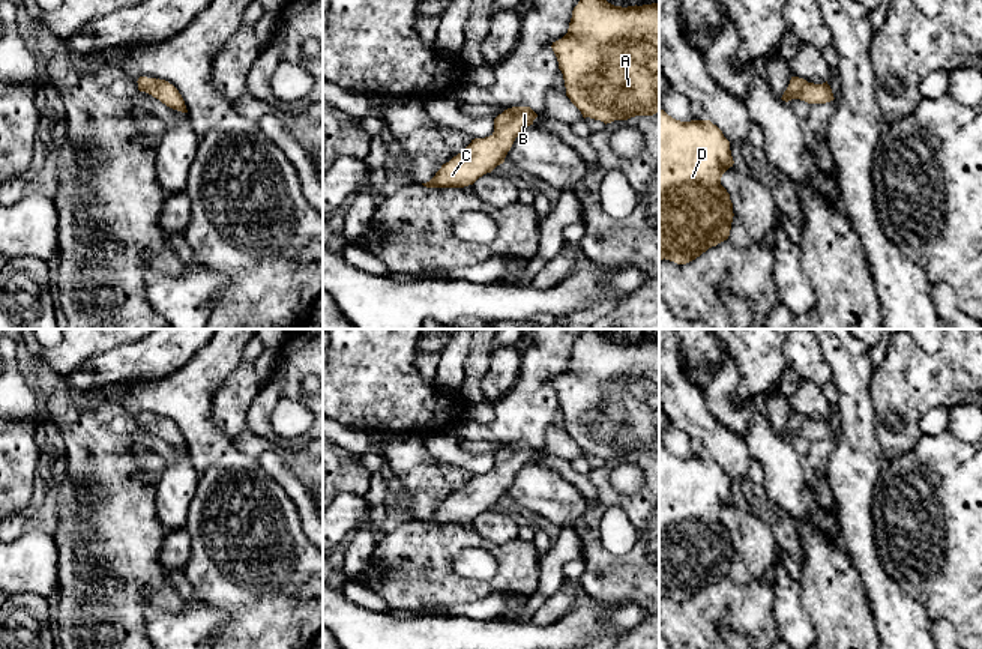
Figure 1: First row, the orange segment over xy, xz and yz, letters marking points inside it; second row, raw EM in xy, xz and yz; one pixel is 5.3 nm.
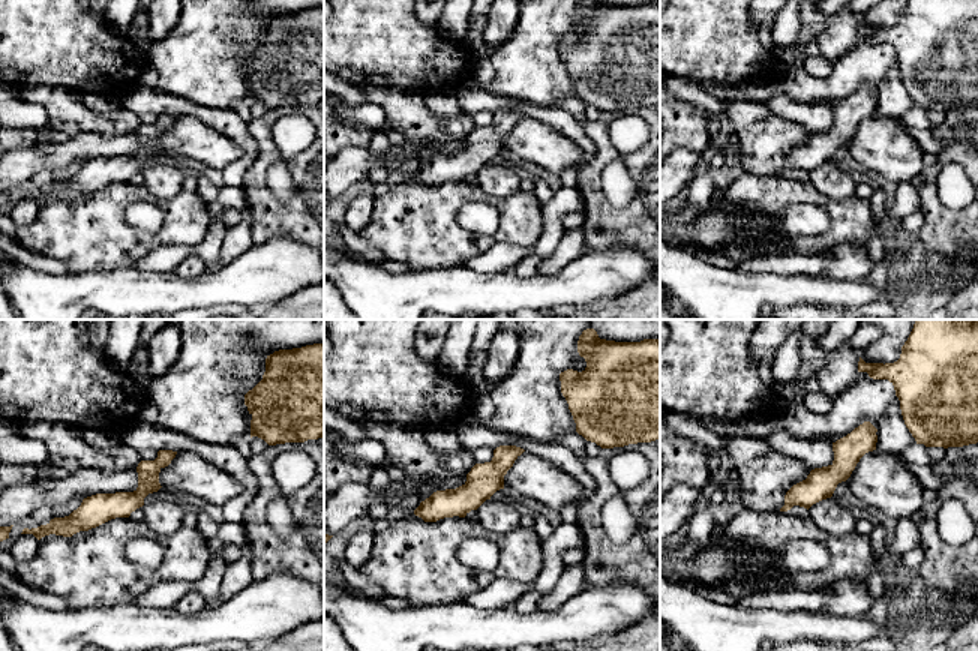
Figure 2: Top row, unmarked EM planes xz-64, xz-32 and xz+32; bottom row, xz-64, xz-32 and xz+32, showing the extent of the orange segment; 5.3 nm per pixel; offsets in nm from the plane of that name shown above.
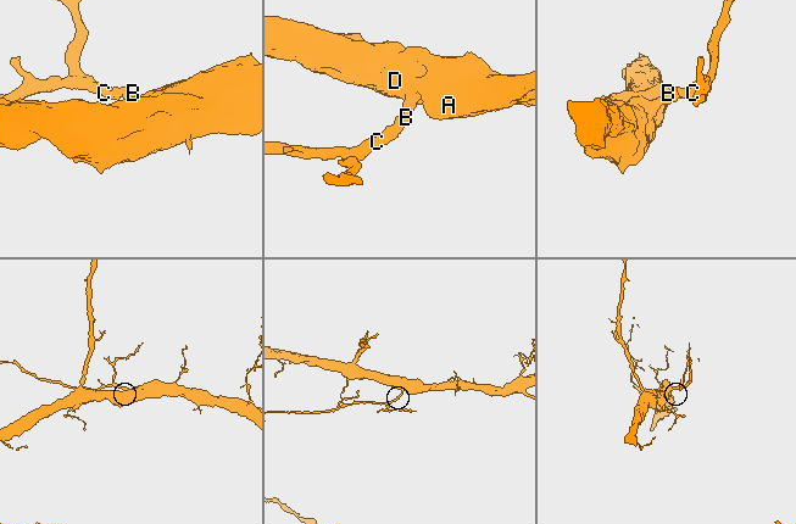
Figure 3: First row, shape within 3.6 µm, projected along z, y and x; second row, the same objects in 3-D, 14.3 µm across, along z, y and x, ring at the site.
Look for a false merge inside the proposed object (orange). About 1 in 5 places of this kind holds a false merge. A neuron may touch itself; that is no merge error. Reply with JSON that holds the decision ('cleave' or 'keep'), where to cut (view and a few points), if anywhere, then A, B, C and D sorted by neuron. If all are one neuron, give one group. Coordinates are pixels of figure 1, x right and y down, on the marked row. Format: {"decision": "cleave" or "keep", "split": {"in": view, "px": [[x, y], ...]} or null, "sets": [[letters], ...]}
{"decision": "keep", "split": null, "sets": [["A", "B", "C", "D"]]}

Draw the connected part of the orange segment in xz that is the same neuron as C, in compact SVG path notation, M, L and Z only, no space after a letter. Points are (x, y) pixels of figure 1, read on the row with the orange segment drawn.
M512 107L494 119L494 132L485 138L474 138L449 162L443 164L435 176L422 183L426 188L464 188L491 173L505 162L518 134L533 125L538 114L530 107Z

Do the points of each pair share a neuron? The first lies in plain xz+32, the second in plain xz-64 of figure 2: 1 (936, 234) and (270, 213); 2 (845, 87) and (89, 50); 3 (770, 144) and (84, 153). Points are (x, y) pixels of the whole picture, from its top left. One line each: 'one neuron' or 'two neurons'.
1: one neuron
2: two neurons
3: two neurons

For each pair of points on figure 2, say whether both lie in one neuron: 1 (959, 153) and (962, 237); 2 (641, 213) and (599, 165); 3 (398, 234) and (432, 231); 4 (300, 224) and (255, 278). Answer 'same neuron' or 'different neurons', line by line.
1: same neuron
2: same neuron
3: same neuron
4: different neurons

